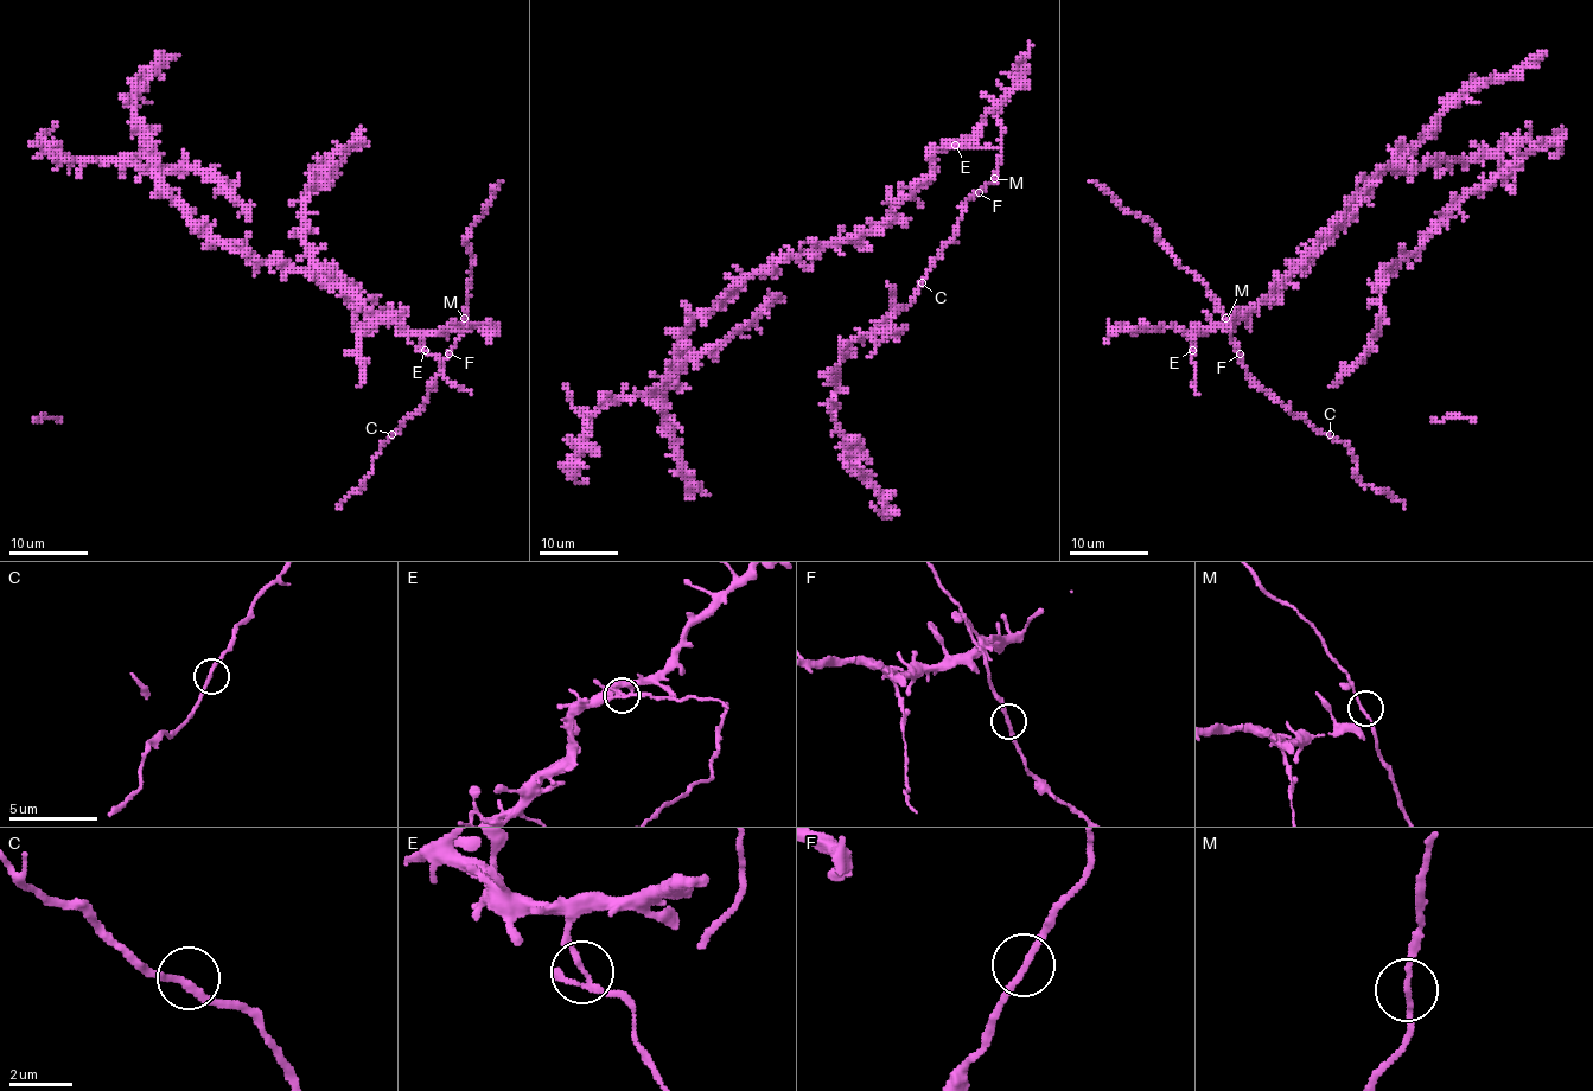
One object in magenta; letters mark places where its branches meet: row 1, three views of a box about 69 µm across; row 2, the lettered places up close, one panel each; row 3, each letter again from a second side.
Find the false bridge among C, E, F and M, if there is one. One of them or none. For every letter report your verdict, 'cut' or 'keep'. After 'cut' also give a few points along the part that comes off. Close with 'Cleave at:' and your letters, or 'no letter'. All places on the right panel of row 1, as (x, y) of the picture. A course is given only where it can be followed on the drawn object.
C: keep
E: cut; course (1192, 350), (1195, 389), (1198, 395)
F: keep
M: keep
Cleave at: E

